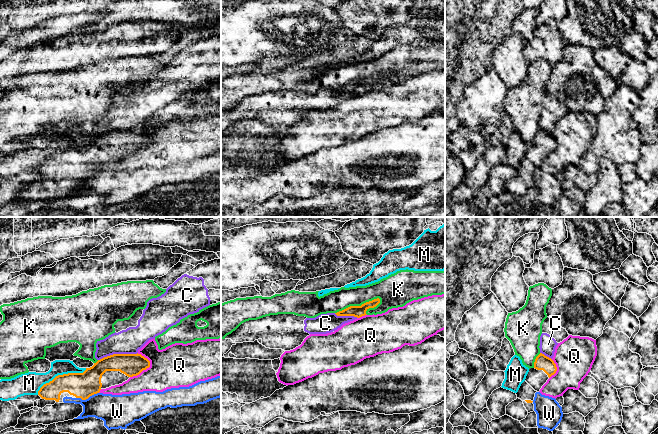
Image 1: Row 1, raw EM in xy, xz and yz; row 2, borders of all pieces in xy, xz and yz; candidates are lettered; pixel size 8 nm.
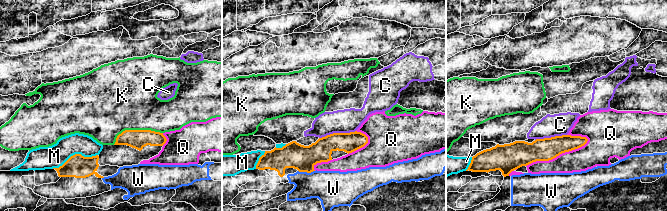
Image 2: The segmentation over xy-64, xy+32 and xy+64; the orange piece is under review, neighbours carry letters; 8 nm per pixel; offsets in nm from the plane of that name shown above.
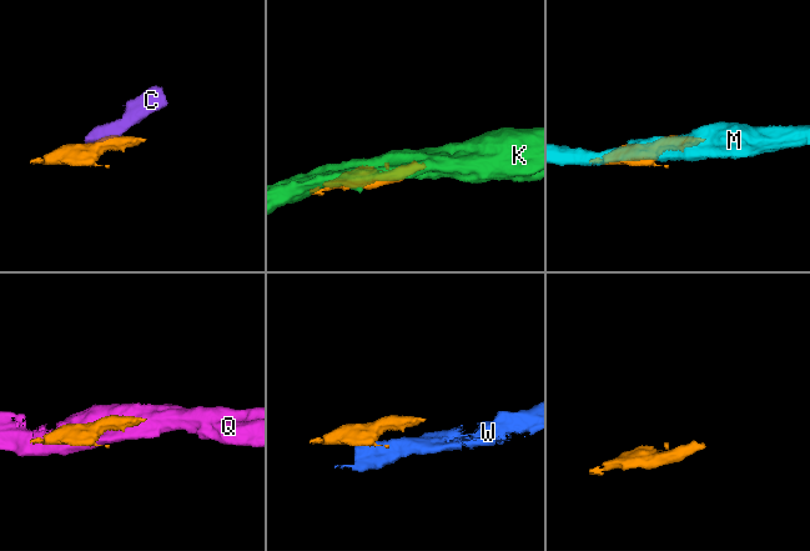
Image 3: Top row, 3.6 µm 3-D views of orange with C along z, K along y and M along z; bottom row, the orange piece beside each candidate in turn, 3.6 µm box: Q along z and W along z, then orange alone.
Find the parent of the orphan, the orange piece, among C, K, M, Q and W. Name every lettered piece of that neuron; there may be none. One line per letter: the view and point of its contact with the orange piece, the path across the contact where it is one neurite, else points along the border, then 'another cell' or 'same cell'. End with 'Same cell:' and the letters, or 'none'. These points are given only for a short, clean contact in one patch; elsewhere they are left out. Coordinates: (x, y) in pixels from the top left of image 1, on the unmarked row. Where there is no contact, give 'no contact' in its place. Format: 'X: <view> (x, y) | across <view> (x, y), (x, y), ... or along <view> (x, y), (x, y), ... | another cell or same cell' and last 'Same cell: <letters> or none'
C: xy (117, 130) | along xy (137, 128), (113, 129), (98, 136) | another cell
K: xz (357, 82) | another cell
M: xy (60, 151) | another cell
Q: xy (146, 144) | another cell
W: xy (87, 174) | along xy (98, 168), (85, 175), (76, 174) | another cell
Same cell: none

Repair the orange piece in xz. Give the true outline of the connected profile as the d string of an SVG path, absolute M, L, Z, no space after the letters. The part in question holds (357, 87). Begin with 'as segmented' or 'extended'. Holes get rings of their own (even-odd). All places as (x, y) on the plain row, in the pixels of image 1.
as segmented; M374 75L372 77L366 78L361 82L350 82L342 87L335 89L337 92L354 92L360 94L362 92L367 91L366 87L369 84L374 84L380 79L380 75Z

